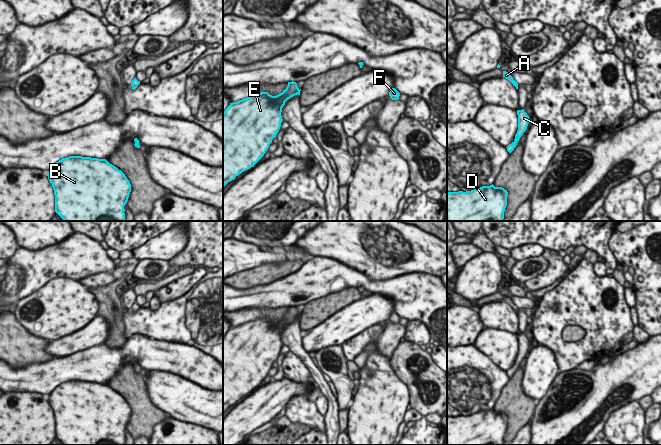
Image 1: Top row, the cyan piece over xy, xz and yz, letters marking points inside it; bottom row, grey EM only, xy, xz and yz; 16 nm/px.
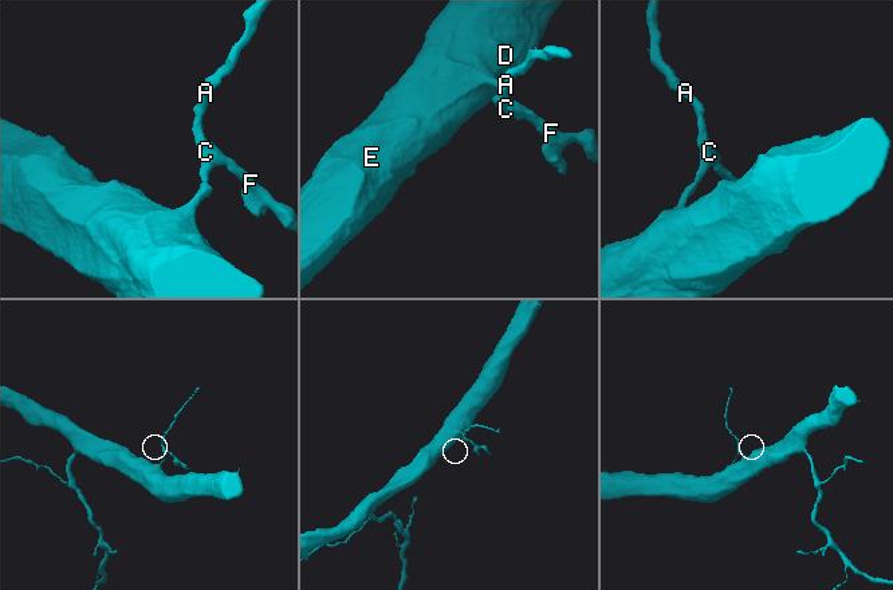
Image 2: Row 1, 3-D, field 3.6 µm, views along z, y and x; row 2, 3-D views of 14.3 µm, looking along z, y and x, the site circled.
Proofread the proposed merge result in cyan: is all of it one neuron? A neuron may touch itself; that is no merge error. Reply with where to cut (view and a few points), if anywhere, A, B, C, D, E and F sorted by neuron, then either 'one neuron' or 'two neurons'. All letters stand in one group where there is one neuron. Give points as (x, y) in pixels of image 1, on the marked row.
no cut; A B C D E F; one neuron

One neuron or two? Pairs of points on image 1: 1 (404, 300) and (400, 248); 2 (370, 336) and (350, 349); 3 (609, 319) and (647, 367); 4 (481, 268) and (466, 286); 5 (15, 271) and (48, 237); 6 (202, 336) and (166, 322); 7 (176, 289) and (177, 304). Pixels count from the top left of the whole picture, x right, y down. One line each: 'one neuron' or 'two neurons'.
1: two neurons
2: one neuron
3: two neurons
4: one neuron
5: two neurons
6: one neuron
7: two neurons

